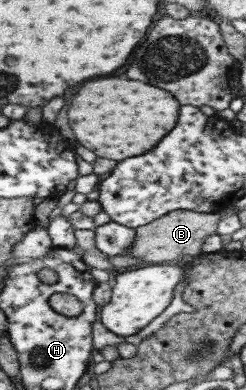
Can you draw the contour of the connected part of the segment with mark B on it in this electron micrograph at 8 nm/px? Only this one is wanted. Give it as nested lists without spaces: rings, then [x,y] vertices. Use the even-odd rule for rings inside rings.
[[[175,210],[166,213],[162,218],[134,229],[134,240],[123,255],[139,259],[143,265],[162,264],[183,255],[198,256],[206,236],[215,233],[218,218],[218,213],[214,212],[206,214]]]

